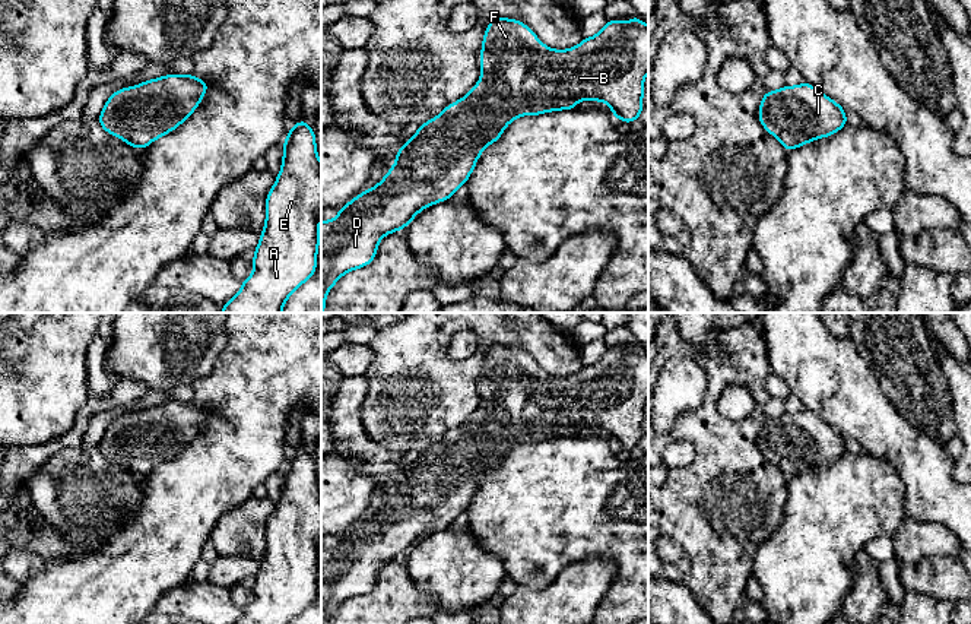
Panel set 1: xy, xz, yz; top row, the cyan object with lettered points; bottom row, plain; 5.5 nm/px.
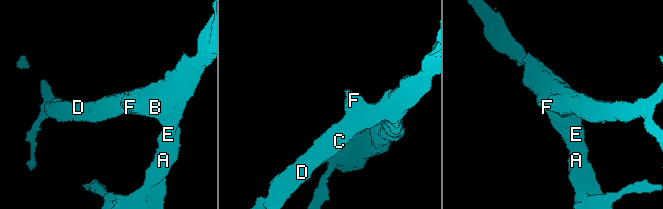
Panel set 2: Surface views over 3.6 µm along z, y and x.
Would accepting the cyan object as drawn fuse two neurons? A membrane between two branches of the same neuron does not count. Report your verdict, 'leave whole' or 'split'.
leave whole

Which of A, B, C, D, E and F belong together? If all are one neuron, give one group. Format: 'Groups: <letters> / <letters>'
Groups: A B C D E F

